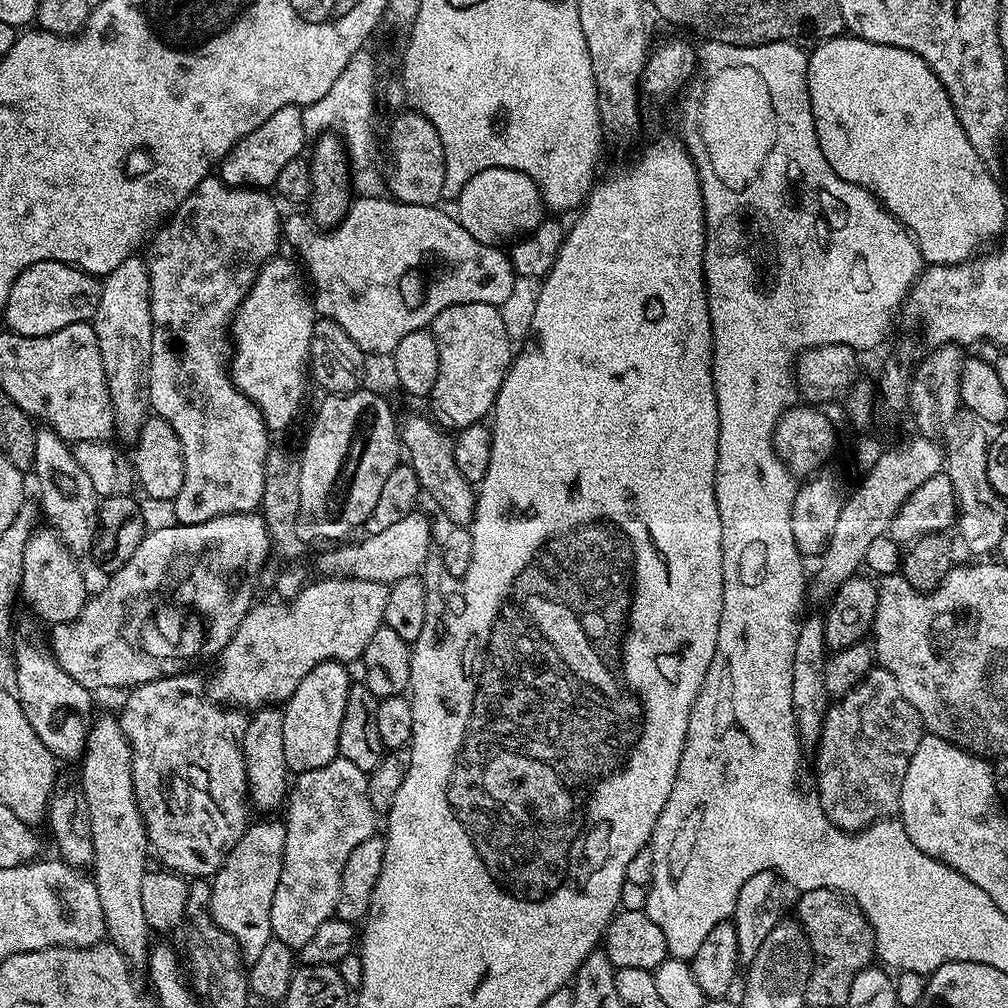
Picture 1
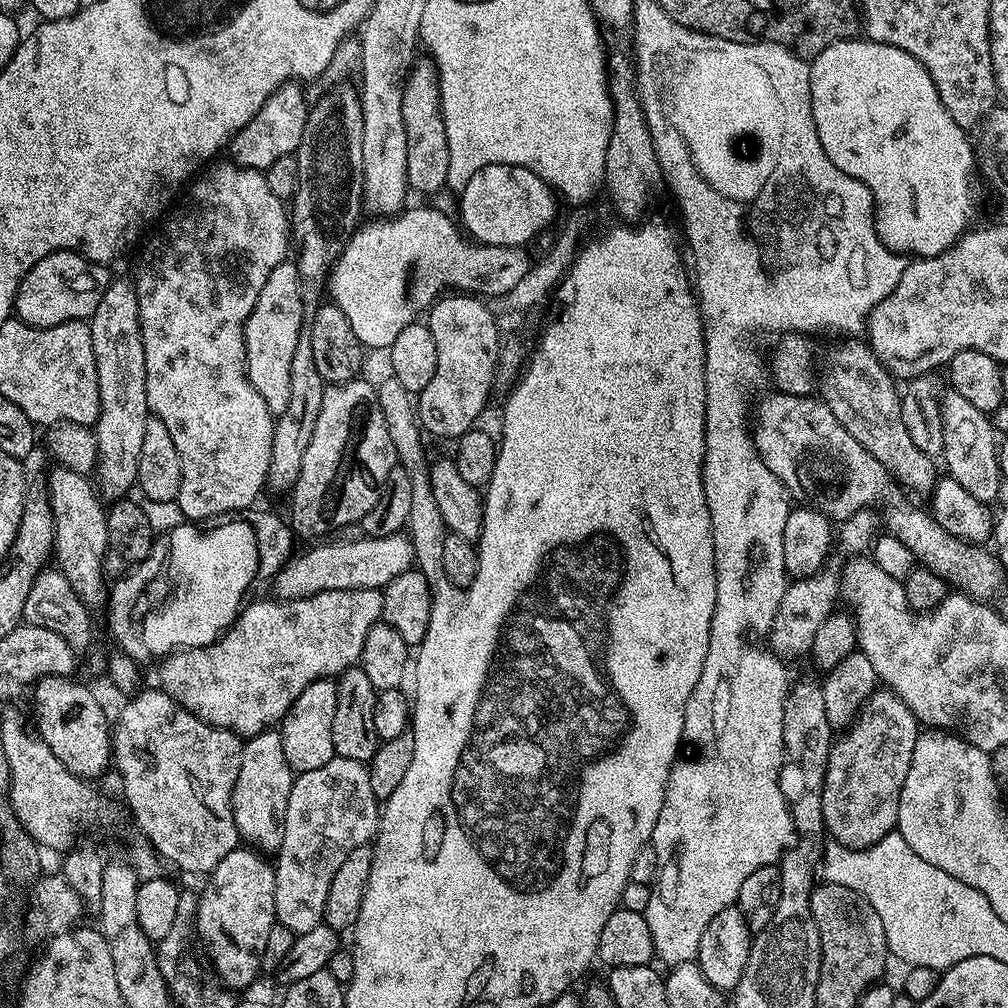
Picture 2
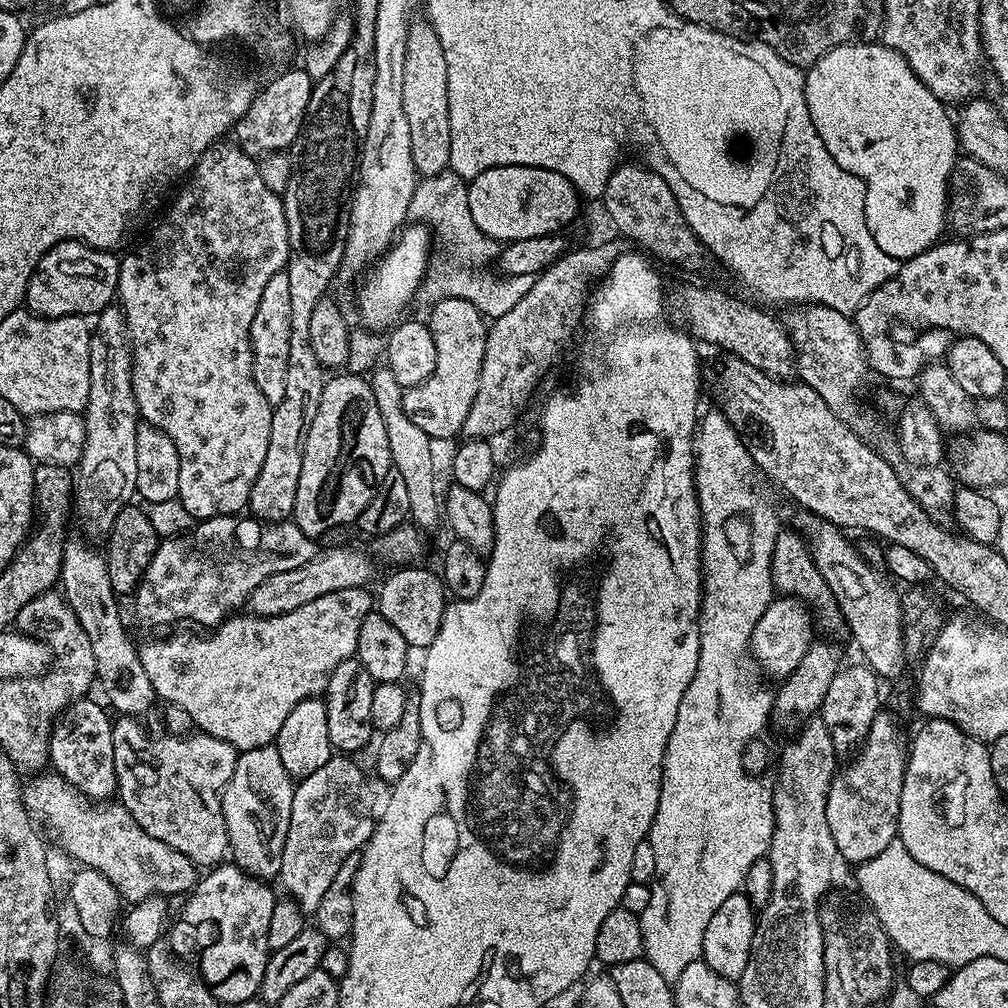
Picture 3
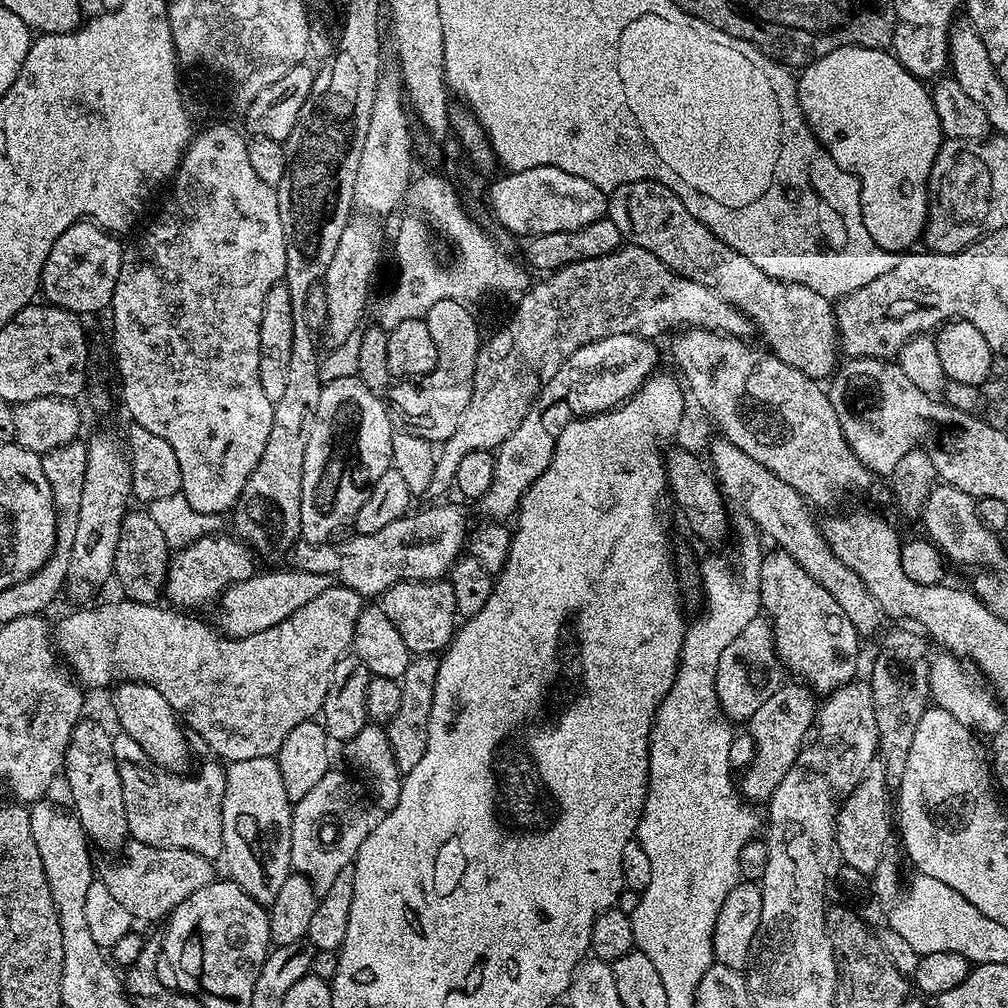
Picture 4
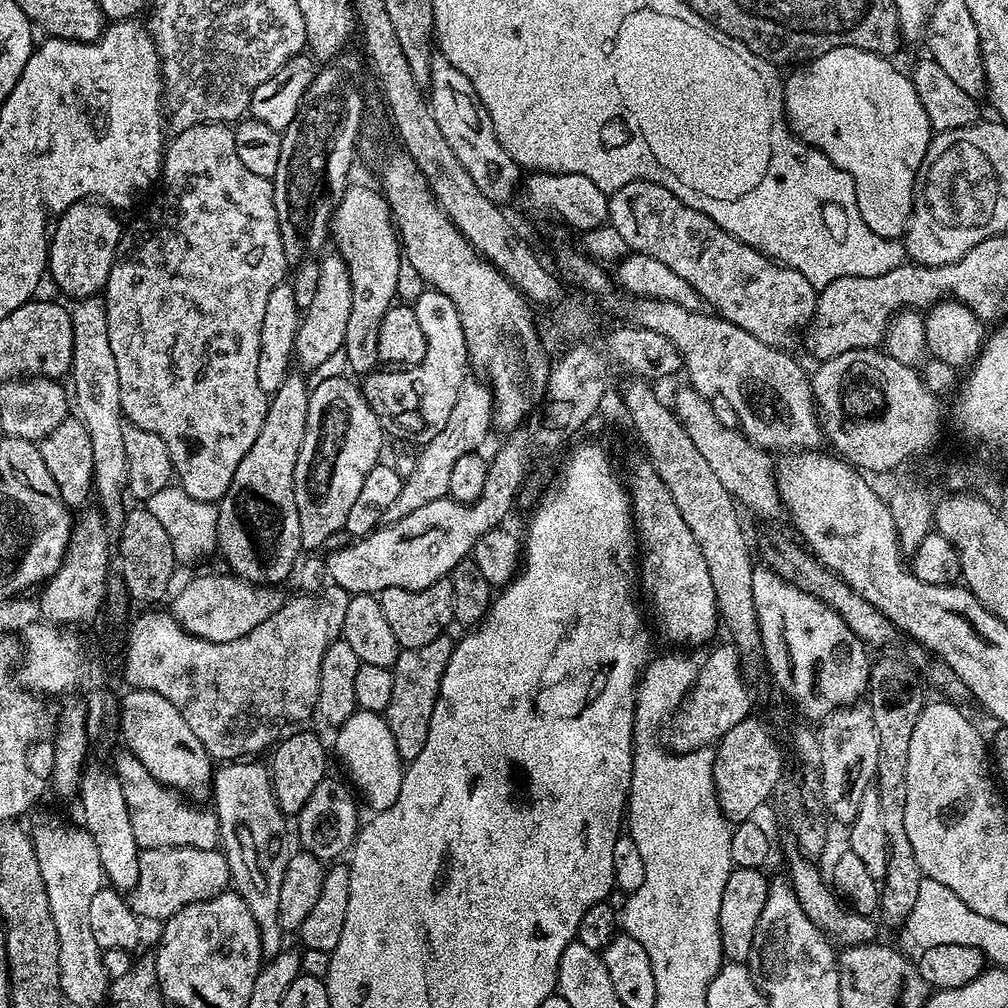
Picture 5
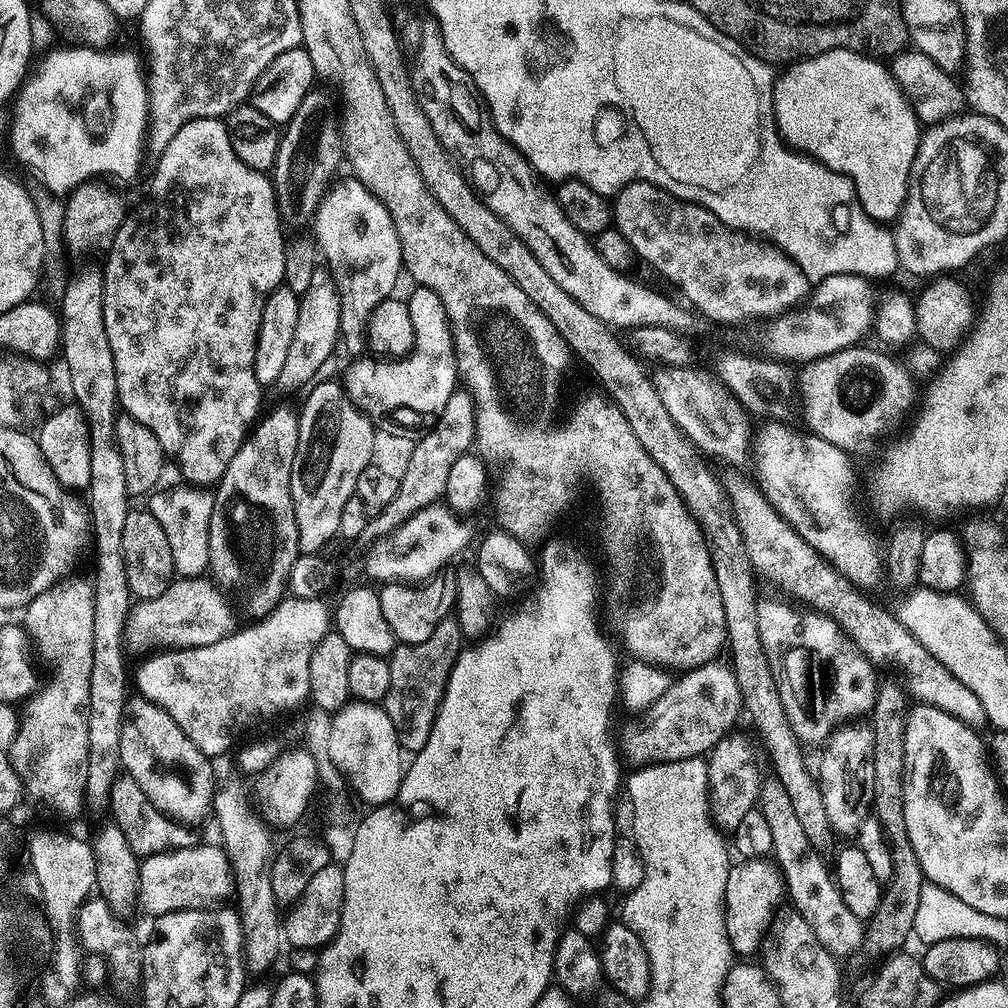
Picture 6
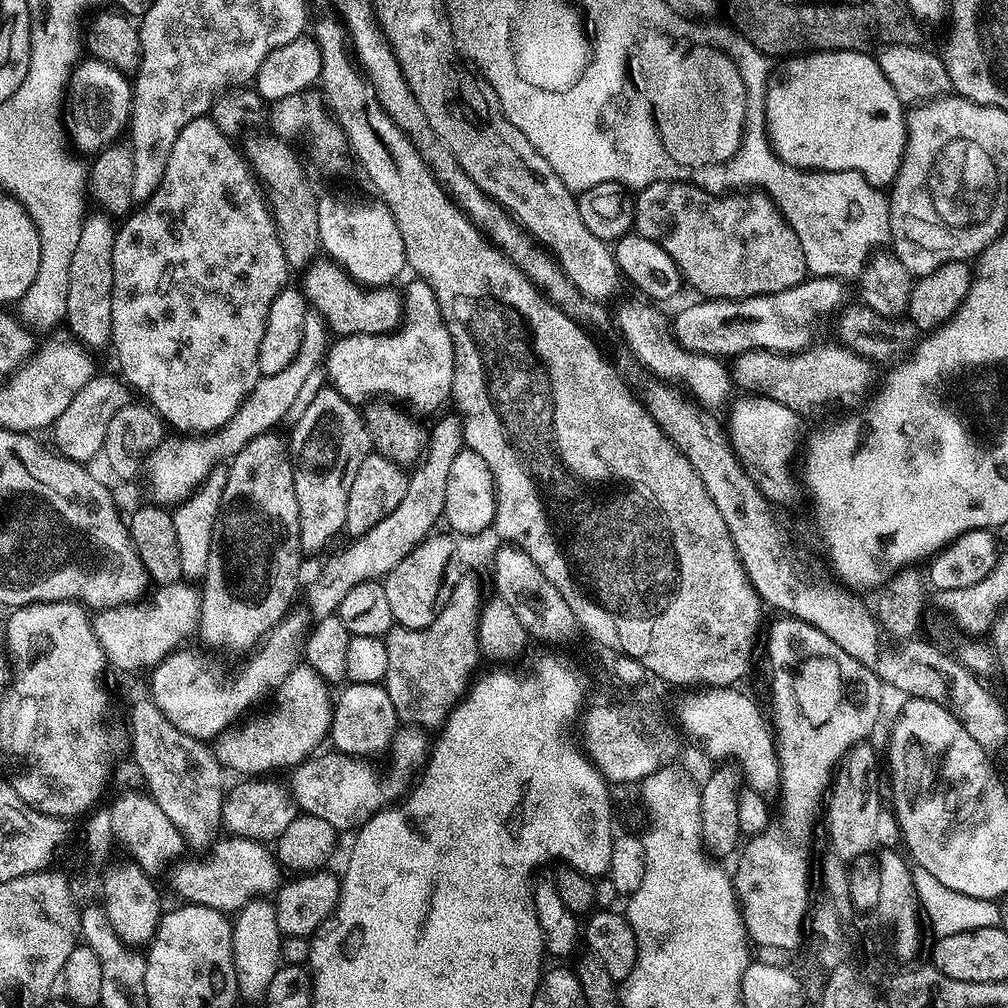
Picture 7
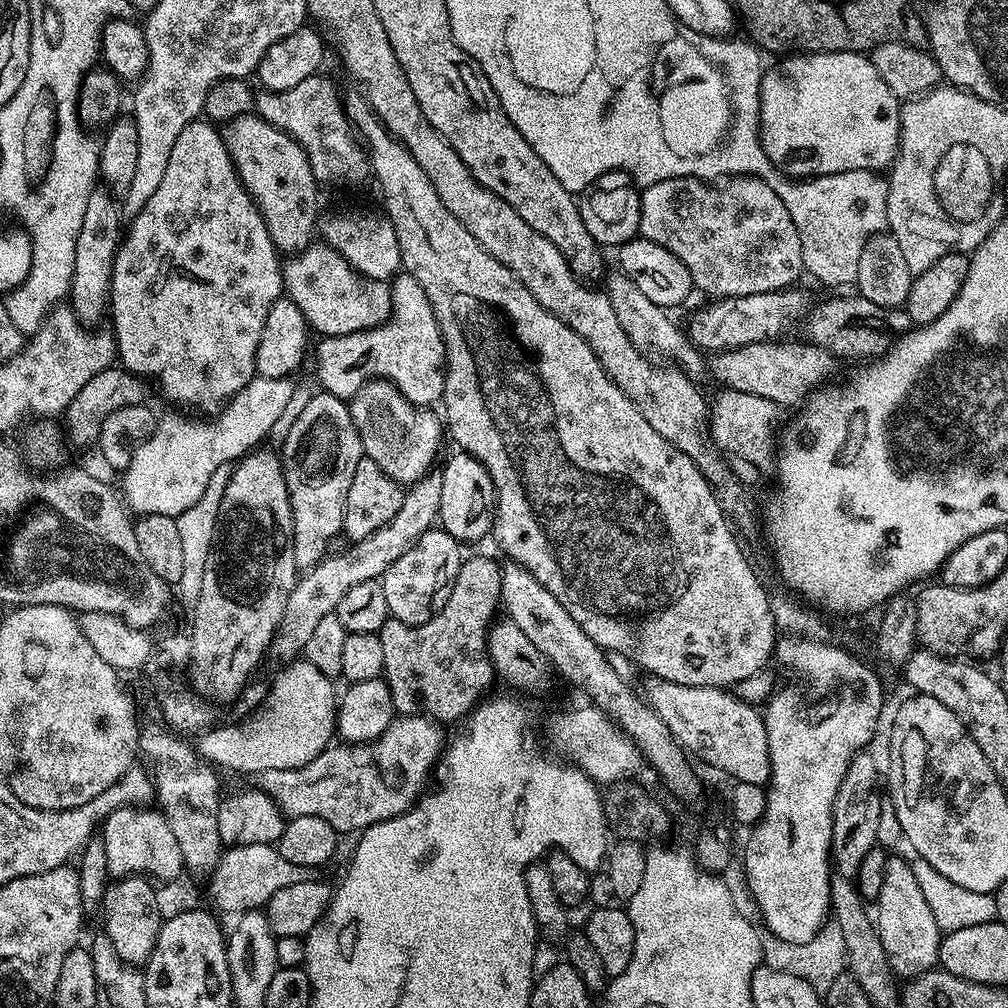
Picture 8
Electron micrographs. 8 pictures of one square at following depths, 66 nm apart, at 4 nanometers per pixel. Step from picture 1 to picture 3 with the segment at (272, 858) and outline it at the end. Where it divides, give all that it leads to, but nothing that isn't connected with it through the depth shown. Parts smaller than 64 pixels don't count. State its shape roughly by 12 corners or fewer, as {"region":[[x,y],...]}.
{"region":[[232,862],[187,893],[171,948],[221,1005],[262,986],[278,896]]}

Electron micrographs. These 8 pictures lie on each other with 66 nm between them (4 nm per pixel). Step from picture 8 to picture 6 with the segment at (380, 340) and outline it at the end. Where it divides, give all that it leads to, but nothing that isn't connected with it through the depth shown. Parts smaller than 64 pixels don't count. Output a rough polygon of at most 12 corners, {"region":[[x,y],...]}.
{"region":[[442,298],[406,300],[412,351],[356,358],[344,393],[372,418],[435,417],[458,388]]}

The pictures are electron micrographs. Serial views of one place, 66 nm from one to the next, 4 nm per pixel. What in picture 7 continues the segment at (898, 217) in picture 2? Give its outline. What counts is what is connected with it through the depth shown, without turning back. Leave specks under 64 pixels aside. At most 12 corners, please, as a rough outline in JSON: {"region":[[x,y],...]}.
{"region":[[866,52],[768,78],[776,156],[896,181],[906,105]]}

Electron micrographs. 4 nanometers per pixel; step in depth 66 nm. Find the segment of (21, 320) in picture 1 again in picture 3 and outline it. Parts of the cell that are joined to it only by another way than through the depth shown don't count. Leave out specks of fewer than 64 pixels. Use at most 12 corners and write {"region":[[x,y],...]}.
{"region":[[55,244],[27,311],[95,317],[117,299],[120,256]]}

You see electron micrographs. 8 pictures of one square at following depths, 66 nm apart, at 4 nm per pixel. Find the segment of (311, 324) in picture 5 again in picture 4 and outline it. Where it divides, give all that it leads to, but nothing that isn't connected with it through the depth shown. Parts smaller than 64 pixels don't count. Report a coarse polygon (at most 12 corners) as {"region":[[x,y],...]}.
{"region":[[350,222],[322,287],[324,334],[359,329],[384,232]]}

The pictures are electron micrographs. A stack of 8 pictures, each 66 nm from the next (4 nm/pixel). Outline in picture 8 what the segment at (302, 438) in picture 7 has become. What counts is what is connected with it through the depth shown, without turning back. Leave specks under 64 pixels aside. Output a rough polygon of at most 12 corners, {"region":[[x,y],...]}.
{"region":[[320,390],[283,437],[303,569],[341,535],[364,455],[348,404]]}

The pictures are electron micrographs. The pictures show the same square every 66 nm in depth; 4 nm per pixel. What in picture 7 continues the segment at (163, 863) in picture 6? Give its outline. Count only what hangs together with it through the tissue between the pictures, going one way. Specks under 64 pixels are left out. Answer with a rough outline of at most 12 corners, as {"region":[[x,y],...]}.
{"region":[[219,839],[181,859],[181,901],[237,913],[273,893],[280,866],[261,841]]}

